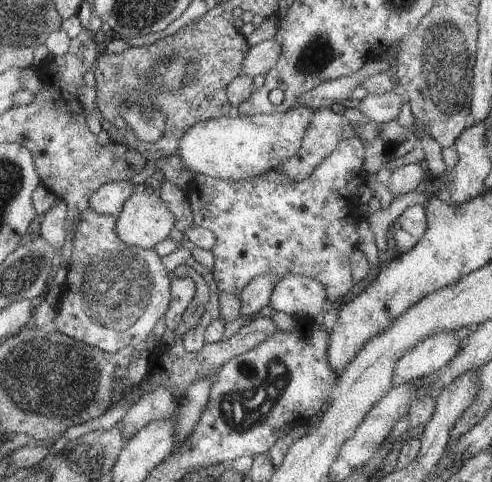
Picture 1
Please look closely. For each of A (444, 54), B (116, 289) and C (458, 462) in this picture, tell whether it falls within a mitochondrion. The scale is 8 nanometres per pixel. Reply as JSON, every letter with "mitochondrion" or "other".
{"A":"mitochondrion","B":"mitochondrion","C":"other"}

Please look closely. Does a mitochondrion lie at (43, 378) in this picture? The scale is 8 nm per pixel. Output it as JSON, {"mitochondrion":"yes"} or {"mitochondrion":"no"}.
{"mitochondrion":"yes"}

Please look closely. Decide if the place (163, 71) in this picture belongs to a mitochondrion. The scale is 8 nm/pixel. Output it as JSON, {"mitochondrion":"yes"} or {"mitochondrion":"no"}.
{"mitochondrion":"yes"}

